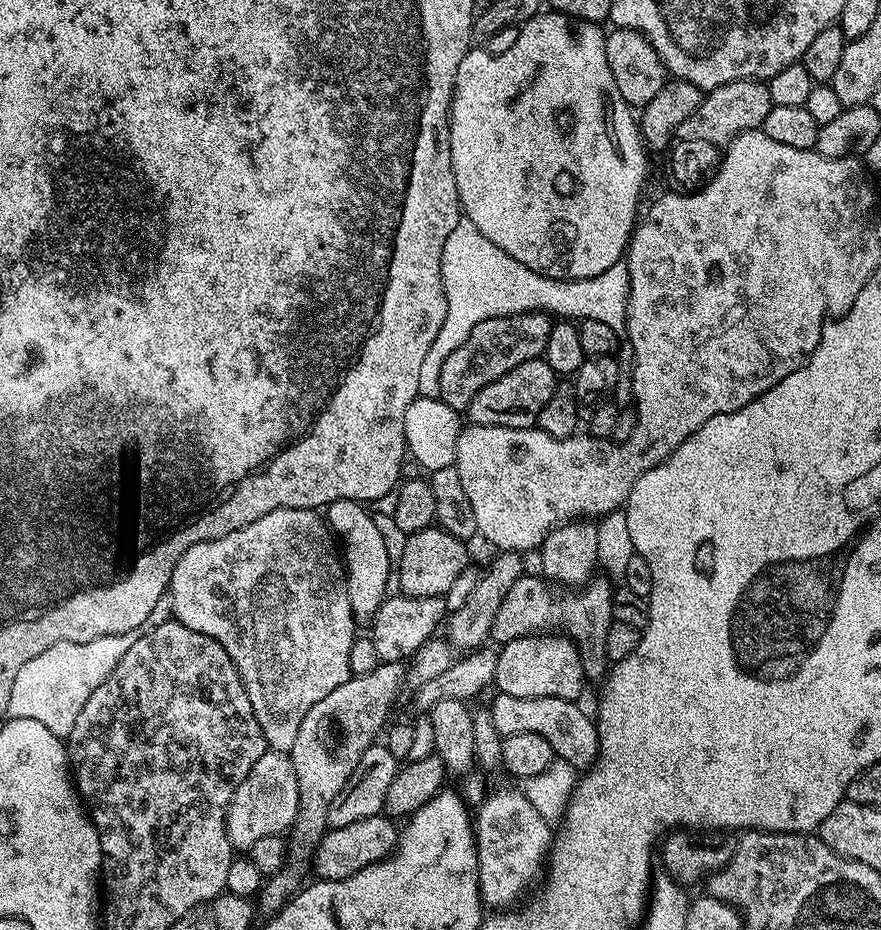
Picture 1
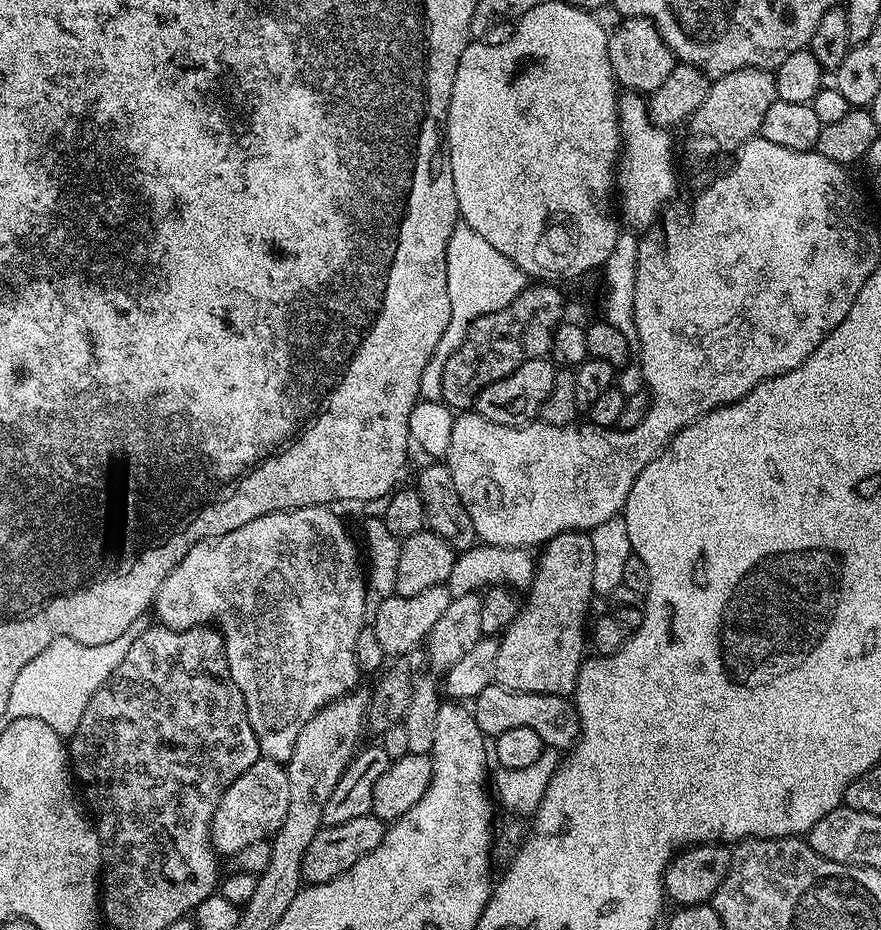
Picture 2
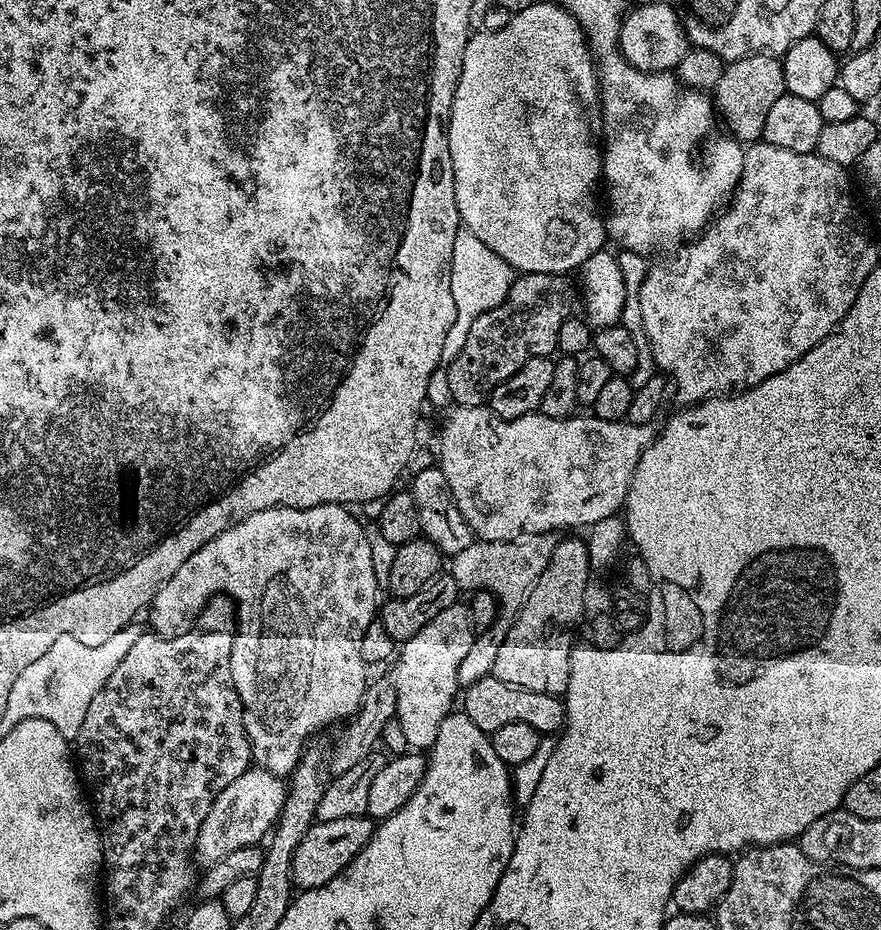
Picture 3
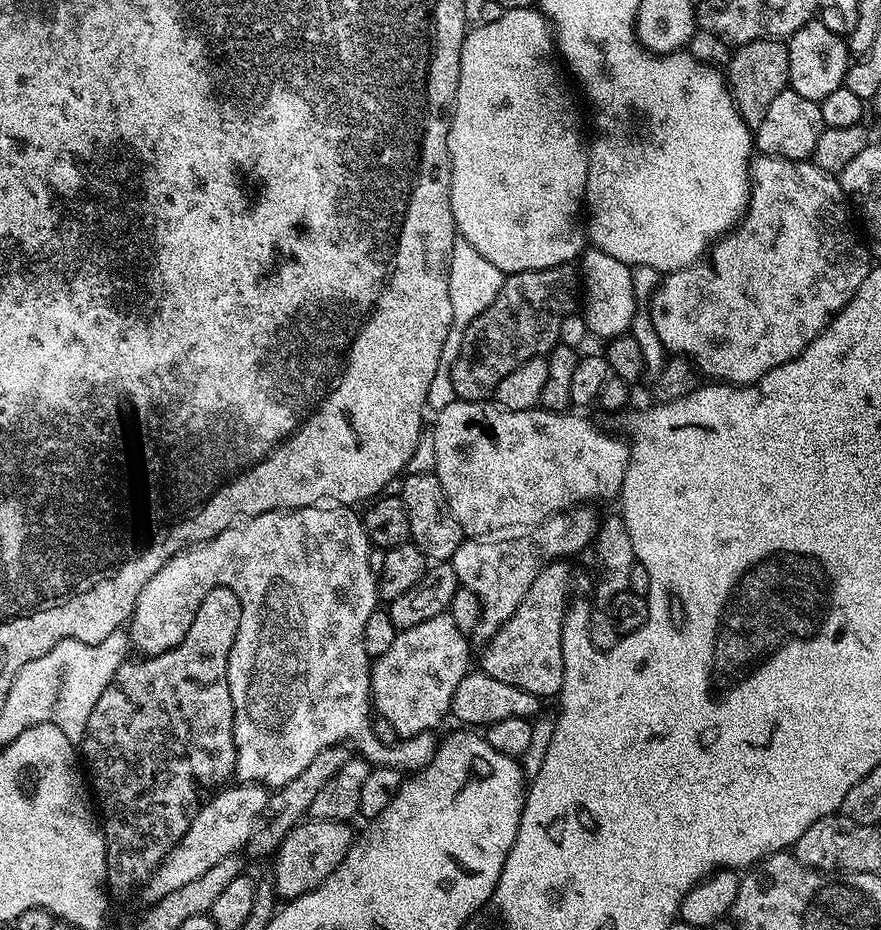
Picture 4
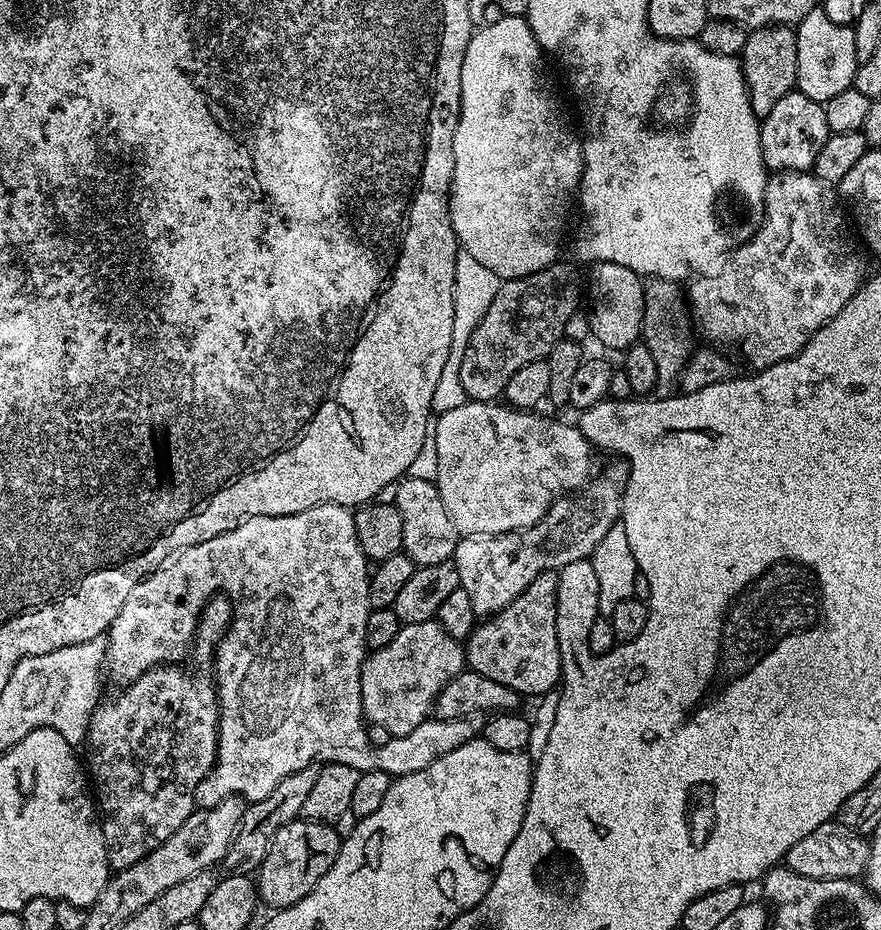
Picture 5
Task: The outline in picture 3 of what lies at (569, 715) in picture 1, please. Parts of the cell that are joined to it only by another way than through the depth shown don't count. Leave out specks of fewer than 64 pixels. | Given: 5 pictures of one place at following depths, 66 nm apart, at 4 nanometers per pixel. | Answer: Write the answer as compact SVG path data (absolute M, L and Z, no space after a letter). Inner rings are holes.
M494 675L482 677L480 681L465 687L462 692L462 710L485 734L502 730L510 722L526 722L542 734L556 734L564 726L564 702L561 697L531 692L502 682ZM464 700L464 704L463 704ZM553 732L553 733L552 733Z

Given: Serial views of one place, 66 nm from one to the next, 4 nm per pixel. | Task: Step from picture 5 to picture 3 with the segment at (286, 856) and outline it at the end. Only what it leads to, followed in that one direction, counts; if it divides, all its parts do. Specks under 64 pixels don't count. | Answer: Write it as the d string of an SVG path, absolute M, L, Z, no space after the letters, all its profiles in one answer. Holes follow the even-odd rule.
M367 814L333 820L316 820L310 826L310 830L306 830L306 838L302 838L302 842L298 842L294 850L293 885L300 890L315 890L326 886L326 882L333 880L363 850L366 842L370 842L373 831L374 821Z

